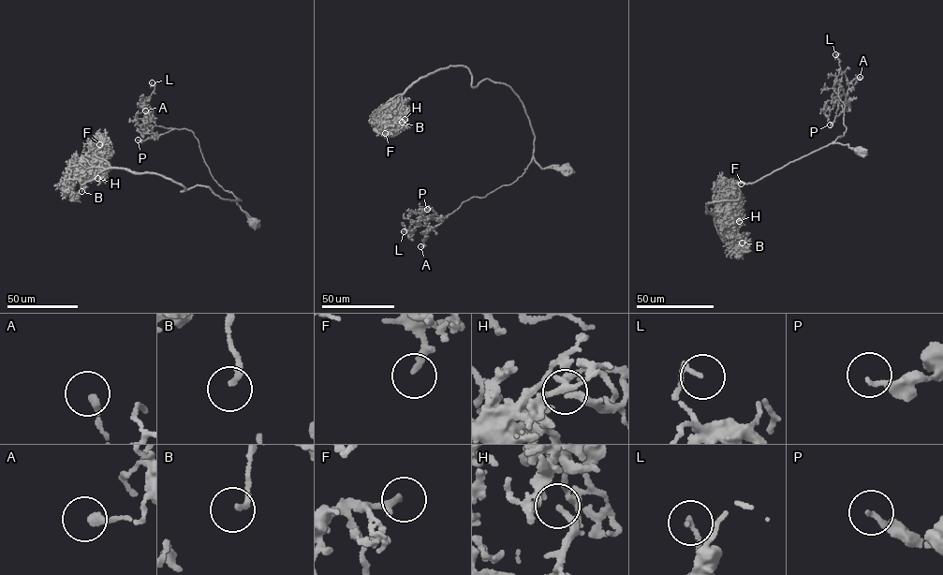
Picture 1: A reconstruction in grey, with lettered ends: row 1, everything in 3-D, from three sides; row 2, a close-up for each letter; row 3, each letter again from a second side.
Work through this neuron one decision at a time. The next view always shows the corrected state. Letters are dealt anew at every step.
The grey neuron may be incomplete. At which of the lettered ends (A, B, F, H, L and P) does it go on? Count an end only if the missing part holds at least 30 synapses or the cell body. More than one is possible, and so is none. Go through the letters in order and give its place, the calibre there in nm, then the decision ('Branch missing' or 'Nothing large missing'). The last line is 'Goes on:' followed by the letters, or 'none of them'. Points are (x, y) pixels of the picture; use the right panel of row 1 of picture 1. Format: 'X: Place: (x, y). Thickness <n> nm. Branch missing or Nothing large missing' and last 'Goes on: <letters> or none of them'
A: Place: (860, 77). Thickness 220 nm. Nothing large missing
B: Place: (742, 243). Thickness 150 nm. Nothing large missing
F: Place: (741, 184). Thickness 200 nm. Nothing large missing
H: Place: (739, 221). Thickness 140 nm. Nothing large missing
L: Place: (835, 54). Thickness 140 nm. Nothing large missing
P: Place: (830, 125). Thickness 160 nm. Nothing large missing
Goes on: none of them

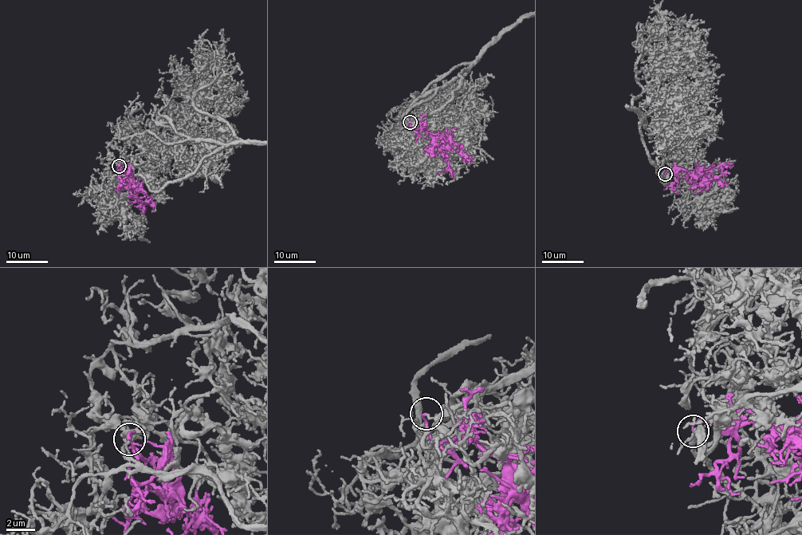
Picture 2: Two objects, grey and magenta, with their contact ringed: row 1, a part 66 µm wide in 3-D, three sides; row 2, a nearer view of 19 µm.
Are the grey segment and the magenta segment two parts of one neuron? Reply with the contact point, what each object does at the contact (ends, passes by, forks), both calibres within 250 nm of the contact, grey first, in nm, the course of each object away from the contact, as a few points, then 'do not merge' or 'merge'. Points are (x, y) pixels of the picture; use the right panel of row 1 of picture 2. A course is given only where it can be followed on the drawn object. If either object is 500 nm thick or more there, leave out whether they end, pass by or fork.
at (665, 174); grey ends there; magenta ends there; 140 nm thick on the grey side, 140 nm on the other; magenta runs (665, 174), (674, 171), (678, 180), (678, 171), (682, 168), (702, 178), (703, 185), (723, 174), (724, 182); merge

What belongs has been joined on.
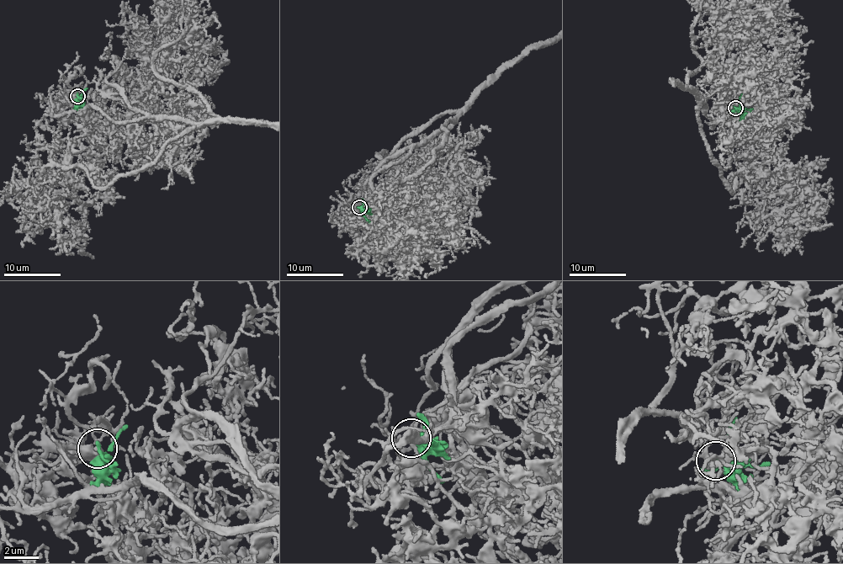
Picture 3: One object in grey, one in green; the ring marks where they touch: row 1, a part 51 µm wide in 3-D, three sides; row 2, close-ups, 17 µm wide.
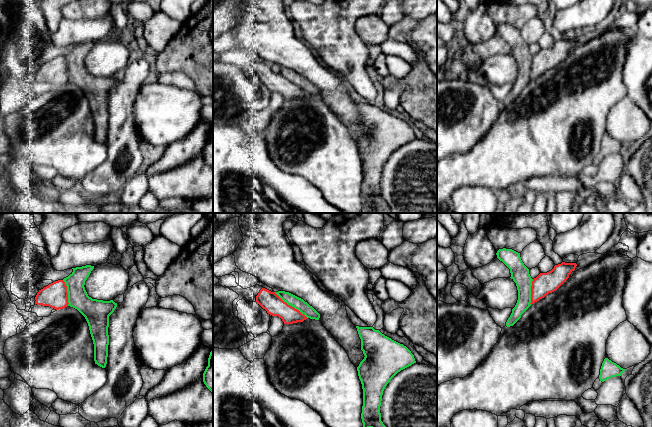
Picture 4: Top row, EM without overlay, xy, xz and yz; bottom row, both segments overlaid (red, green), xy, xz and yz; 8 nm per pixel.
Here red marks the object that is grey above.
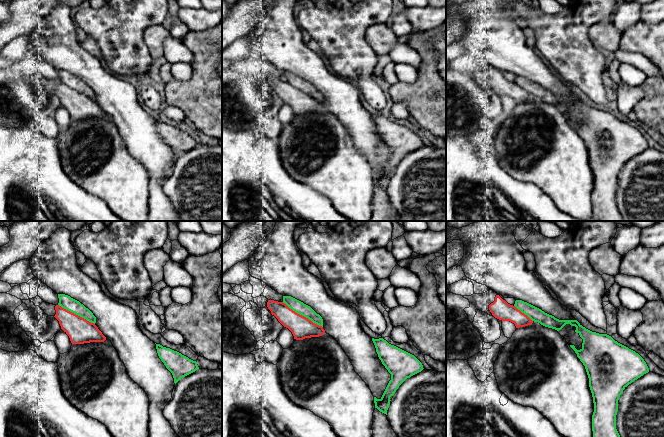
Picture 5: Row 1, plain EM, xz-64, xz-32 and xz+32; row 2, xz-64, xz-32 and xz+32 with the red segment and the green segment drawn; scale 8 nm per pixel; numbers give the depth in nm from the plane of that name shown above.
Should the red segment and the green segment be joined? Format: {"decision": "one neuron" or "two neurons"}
{"decision": "one neuron"}

